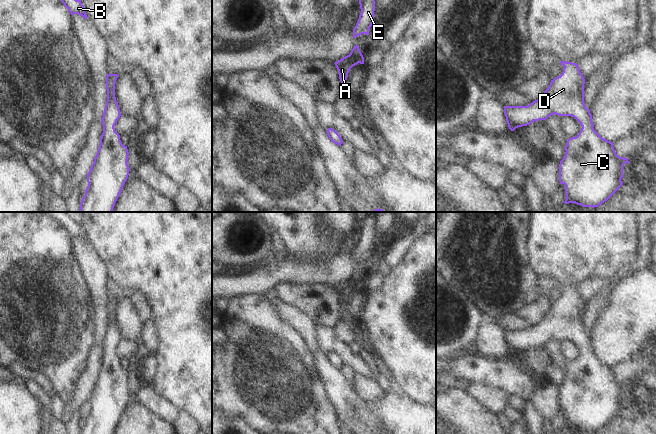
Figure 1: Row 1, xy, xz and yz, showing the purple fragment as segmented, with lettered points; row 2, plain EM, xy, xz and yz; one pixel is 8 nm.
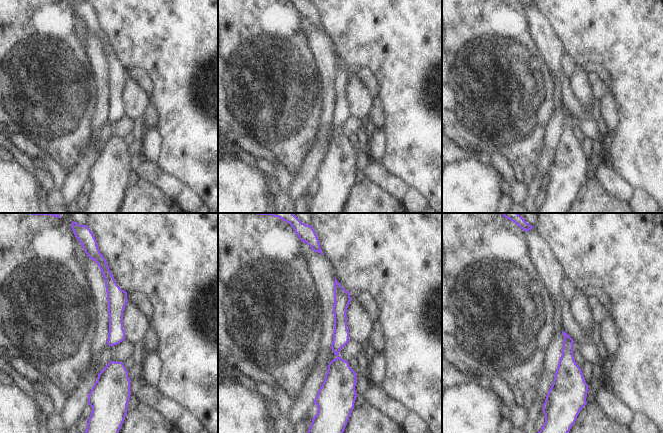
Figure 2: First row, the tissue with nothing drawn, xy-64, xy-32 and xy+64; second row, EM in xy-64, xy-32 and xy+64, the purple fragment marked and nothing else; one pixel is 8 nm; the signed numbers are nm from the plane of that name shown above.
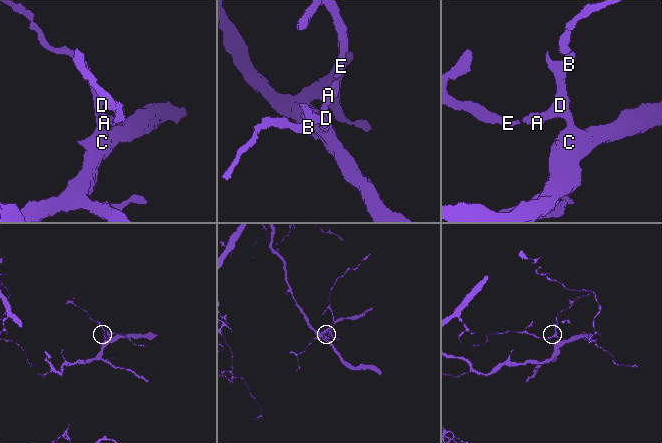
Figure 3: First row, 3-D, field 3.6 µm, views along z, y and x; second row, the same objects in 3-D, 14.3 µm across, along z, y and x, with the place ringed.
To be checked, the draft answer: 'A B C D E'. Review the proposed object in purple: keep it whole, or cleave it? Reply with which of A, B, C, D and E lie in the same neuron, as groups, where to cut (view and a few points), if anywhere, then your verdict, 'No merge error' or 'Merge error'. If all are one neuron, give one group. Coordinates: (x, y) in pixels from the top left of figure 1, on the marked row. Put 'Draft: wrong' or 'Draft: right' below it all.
Groups: A B C D E. No split. No merge error
Draft: right

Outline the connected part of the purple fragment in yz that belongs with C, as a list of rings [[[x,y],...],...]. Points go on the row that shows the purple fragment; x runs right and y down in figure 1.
[[[560,61],[564,66],[560,76],[551,80],[543,95],[527,106],[504,106],[508,127],[514,131],[533,121],[546,120],[551,115],[574,117],[582,126],[579,134],[567,140],[565,156],[559,164],[559,182],[565,186],[565,204],[575,203],[583,207],[598,207],[607,201],[621,186],[623,165],[628,158],[619,157],[613,142],[602,138],[595,130],[590,110],[584,104],[585,79],[578,64]]]

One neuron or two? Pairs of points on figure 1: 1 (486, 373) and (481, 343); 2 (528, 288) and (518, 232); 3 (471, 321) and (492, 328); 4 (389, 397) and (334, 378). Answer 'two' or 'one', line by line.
1: two
2: one
3: two
4: one

